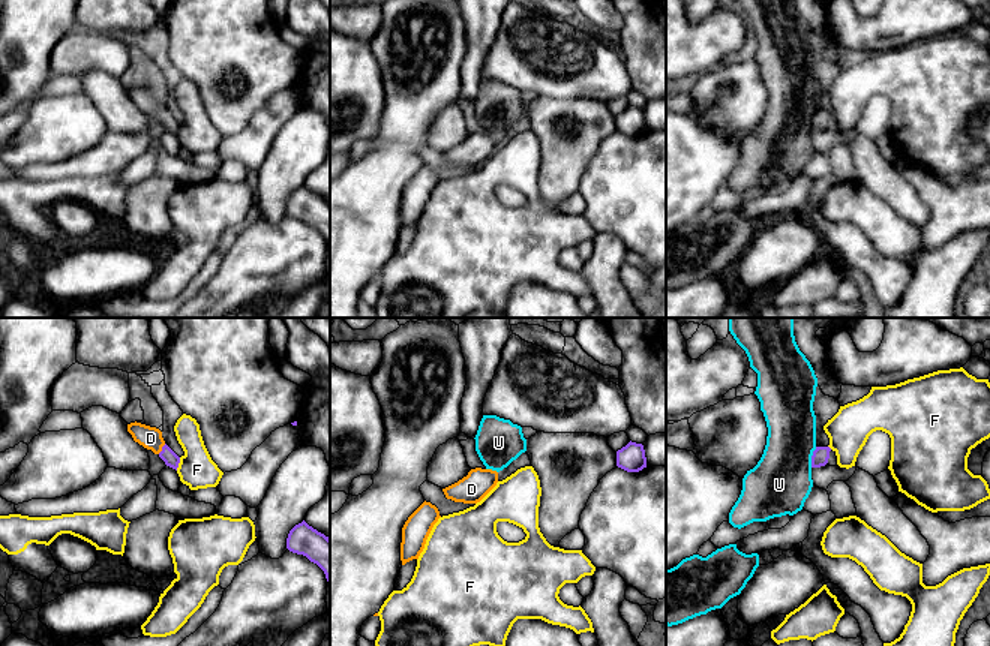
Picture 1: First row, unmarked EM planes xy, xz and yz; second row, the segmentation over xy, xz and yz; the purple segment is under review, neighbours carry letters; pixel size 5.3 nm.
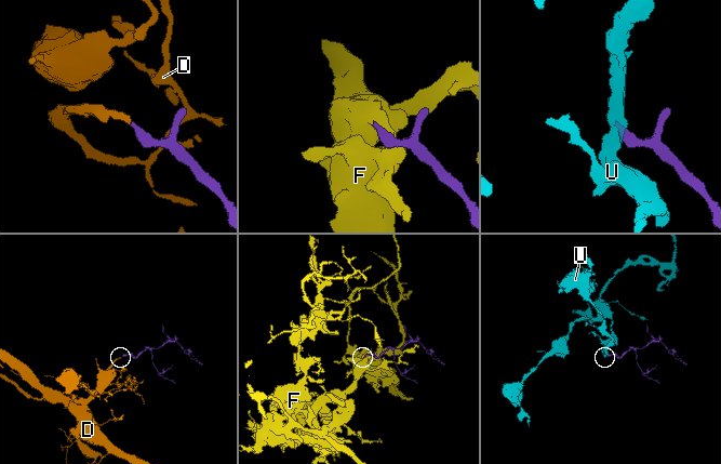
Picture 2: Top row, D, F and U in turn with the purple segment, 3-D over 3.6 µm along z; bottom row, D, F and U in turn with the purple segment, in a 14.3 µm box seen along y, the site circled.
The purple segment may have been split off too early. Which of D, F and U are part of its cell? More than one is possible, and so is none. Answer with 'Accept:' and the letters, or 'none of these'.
Accept: D

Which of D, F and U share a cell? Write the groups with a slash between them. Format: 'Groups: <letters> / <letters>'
Groups: D / F / U

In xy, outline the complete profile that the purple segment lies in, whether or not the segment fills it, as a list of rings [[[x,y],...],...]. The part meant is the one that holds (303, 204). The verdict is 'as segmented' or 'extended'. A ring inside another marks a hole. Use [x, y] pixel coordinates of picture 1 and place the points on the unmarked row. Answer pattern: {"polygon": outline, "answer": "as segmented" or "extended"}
{"polygon": [[[304,184],[296,189],[286,202],[286,213],[316,228],[330,246],[330,202],[309,190]]], "answer": "as segmented"}

